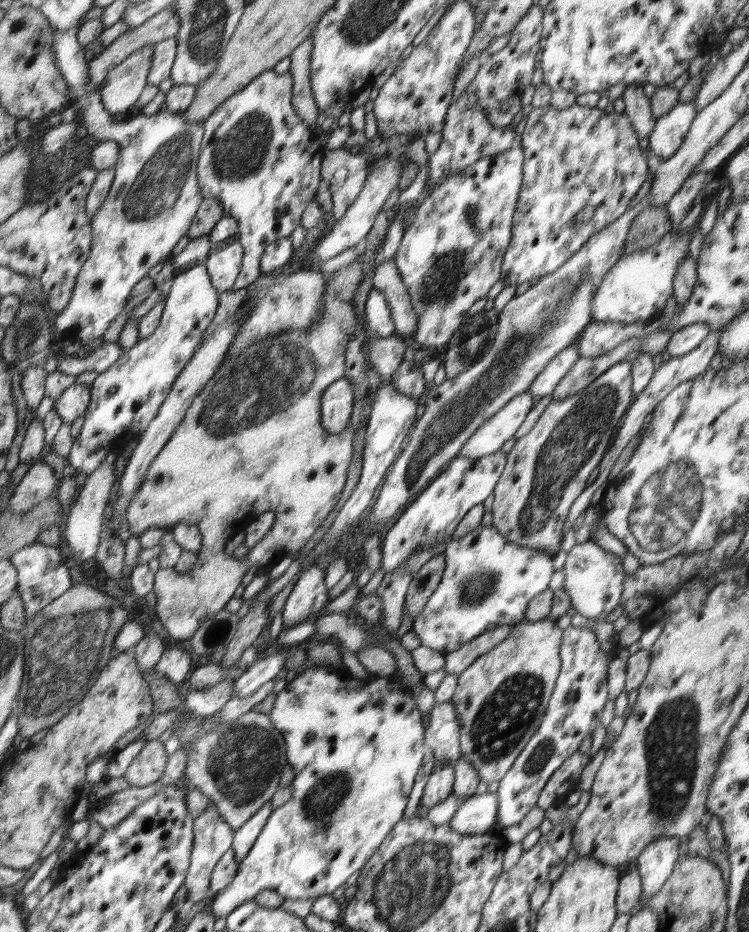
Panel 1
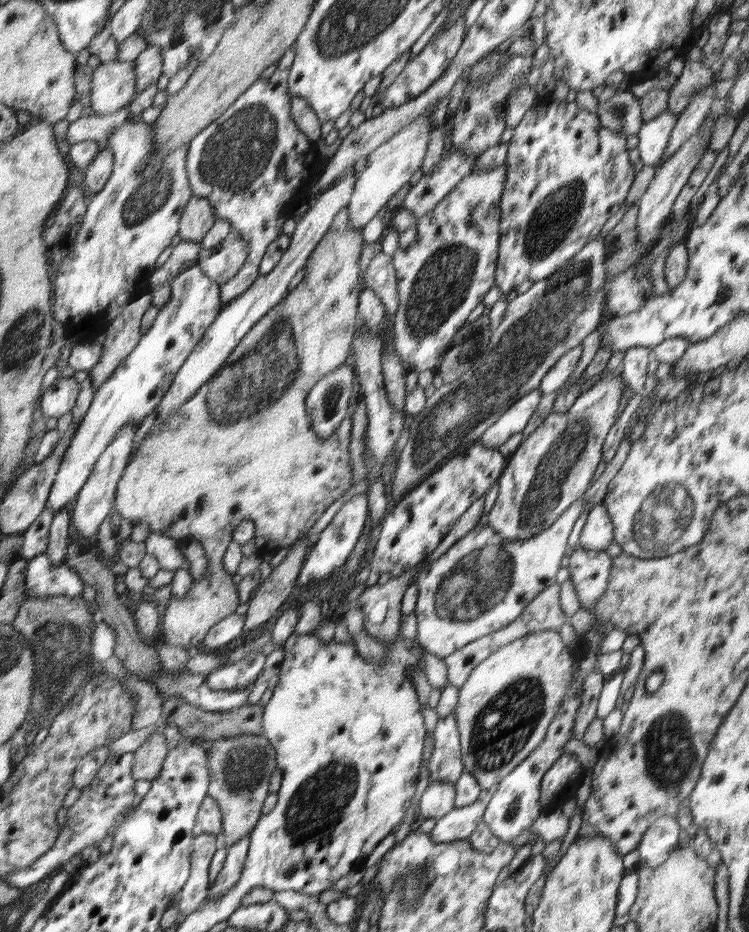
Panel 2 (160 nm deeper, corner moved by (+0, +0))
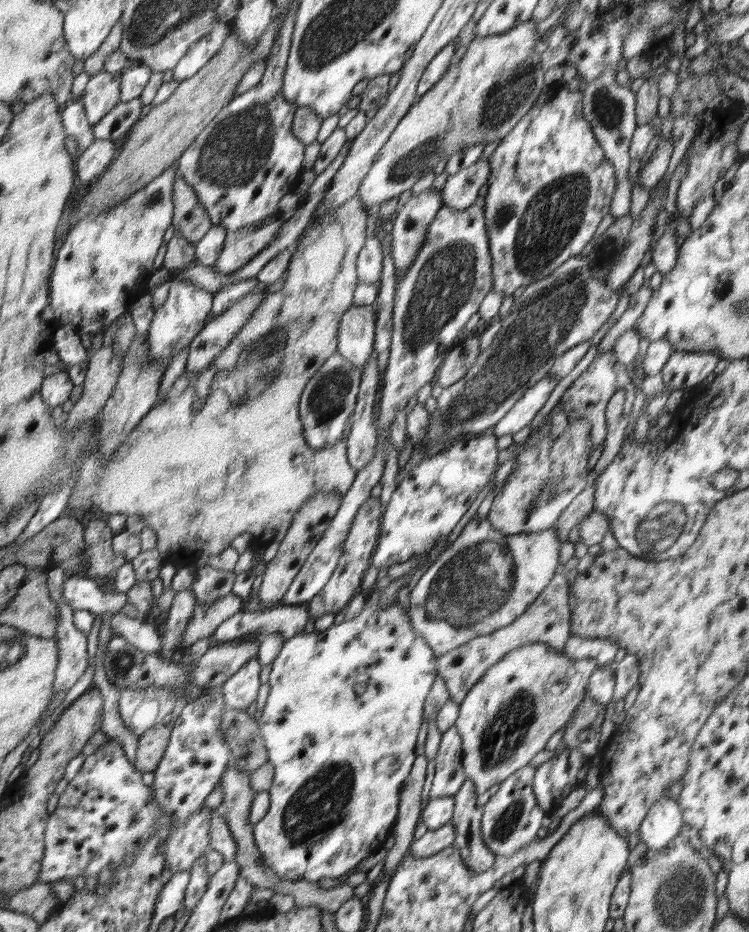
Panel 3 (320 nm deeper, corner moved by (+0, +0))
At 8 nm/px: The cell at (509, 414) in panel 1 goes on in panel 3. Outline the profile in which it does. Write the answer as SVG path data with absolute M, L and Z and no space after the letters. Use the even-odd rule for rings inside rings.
M548 373L543 376L534 386L531 386L517 400L516 404L510 408L510 411L494 425L494 436L504 436L507 434L516 434L524 426L530 425L536 414L546 404L548 396L558 381Z

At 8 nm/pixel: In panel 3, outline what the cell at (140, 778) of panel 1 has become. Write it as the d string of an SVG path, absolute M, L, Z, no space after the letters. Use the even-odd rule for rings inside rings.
M160 722L145 730L140 736L136 750L134 766L142 775L154 772L164 758L164 750L169 747L170 726Z

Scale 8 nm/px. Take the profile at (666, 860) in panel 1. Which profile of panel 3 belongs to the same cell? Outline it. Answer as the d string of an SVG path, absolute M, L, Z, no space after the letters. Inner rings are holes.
M670 796L660 798L651 806L641 824L640 841L649 849L661 849L681 837L680 831L685 823L677 802Z

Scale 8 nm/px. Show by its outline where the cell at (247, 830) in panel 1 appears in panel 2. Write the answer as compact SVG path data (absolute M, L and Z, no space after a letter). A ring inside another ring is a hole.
M246 835L240 842L227 849L227 855L223 867L218 873L216 882L209 888L207 899L218 899L226 895L236 883L244 870L245 860L249 849L249 835Z

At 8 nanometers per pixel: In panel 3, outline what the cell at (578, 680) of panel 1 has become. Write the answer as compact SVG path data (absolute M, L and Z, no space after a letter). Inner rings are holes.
M526 765L506 778L498 792L491 796L490 800L482 806L481 832L484 846L496 854L510 858L522 847L528 846L536 838L538 830L542 830L542 822L546 814L538 806L534 797L533 783L536 768Z

